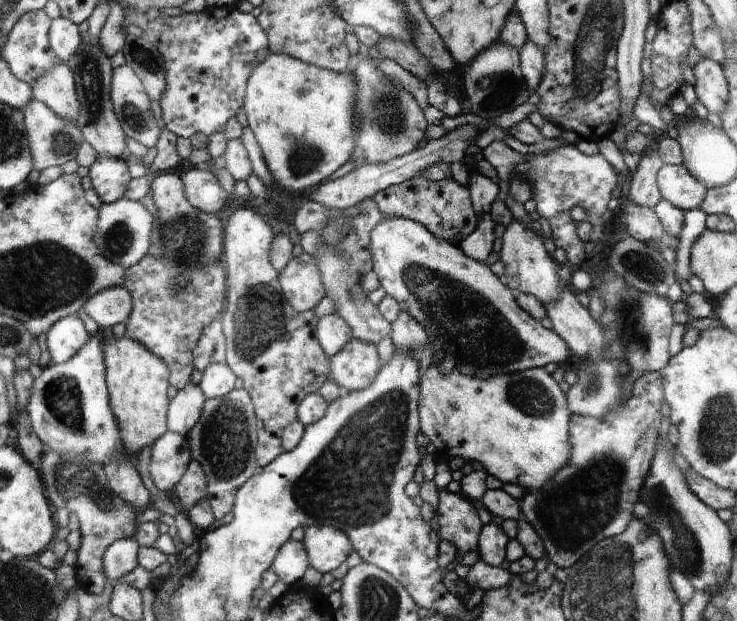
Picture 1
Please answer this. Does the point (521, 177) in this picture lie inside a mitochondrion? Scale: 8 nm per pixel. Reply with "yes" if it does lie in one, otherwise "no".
no

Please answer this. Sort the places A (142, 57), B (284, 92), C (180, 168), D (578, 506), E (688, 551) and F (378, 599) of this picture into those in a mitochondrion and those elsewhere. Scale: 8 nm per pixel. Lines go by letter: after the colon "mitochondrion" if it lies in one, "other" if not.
A: mitochondrion
B: other
C: other
D: mitochondrion
E: mitochondrion
F: mitochondrion

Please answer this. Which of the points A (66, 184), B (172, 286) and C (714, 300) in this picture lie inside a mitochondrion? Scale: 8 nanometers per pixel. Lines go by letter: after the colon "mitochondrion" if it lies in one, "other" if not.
A: other
B: mitochondrion
C: other

